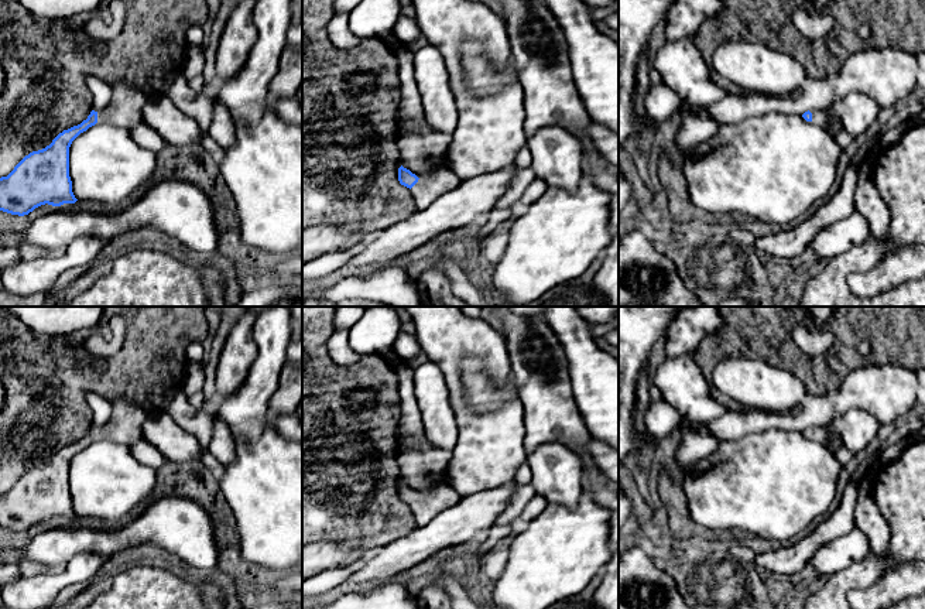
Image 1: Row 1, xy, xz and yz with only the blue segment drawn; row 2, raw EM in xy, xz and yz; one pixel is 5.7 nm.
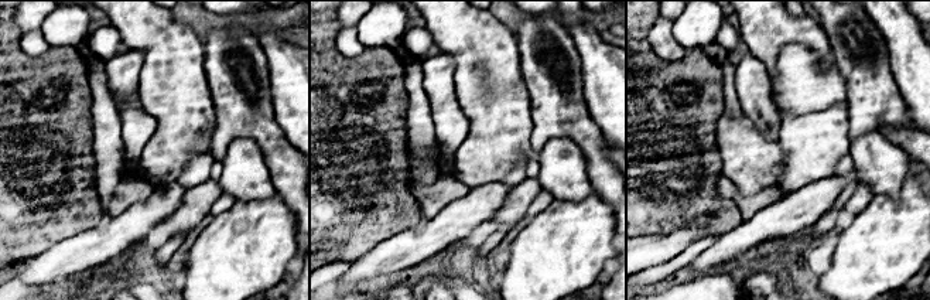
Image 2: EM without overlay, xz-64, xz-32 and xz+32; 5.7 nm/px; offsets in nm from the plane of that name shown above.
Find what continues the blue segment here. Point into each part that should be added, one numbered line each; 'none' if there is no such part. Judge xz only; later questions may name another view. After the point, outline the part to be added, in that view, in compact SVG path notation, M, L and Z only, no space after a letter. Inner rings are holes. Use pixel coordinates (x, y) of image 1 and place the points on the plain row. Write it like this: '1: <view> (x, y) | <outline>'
1: xz (425, 507) | M450 485L436 487L428 495L419 495L411 504L417 526L425 526L441 512L455 506L460 499L460 495Z

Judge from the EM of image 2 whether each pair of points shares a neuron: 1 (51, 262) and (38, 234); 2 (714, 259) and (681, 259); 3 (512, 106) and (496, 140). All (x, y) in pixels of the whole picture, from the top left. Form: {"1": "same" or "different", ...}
{"1": "different", "2": "different", "3": "same"}

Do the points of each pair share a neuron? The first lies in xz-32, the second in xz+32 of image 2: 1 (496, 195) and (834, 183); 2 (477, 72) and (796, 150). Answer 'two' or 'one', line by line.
1: one
2: one

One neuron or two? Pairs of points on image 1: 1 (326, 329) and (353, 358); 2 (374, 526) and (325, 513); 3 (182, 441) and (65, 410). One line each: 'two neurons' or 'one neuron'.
1: two neurons
2: one neuron
3: two neurons

